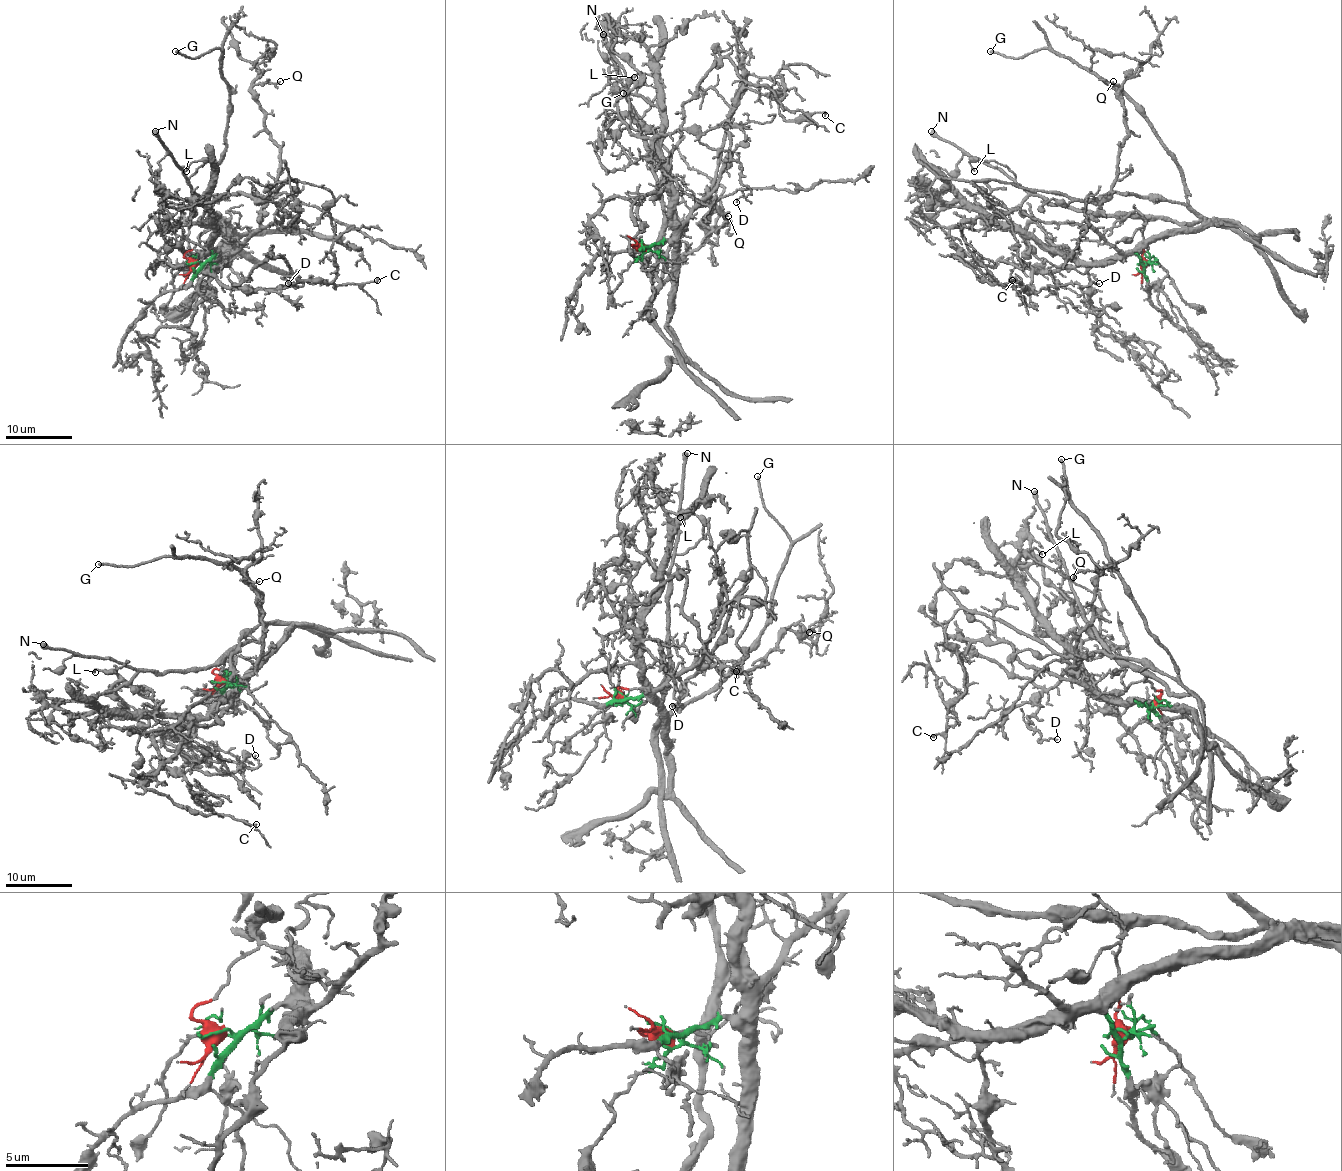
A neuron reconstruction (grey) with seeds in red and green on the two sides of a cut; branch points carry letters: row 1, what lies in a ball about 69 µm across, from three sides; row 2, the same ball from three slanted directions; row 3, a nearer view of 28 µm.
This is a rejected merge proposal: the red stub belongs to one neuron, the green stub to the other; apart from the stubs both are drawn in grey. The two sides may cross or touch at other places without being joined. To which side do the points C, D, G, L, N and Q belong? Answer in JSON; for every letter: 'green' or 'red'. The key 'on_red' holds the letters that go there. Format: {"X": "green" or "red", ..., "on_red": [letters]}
{"C": "green", "D": "green", "G": "red", "L": "red", "N": "red", "Q": "green", "on_red": ["G", "L", "N"]}

